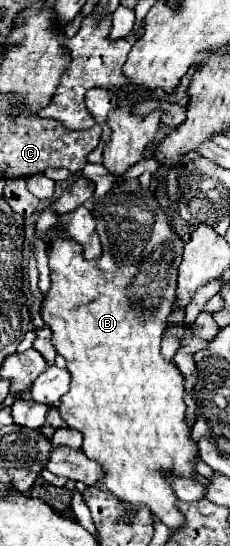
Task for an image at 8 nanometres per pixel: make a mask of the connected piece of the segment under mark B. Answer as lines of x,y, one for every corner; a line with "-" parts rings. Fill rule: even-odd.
119,178
113,188
103,196
103,198
95,198
93,206
91,206
91,214
95,214
97,220
97,232
101,238
101,246
103,246
103,254
97,260
85,260
83,258
83,248
77,242
71,242
71,238
55,238
55,242
49,242
47,246
47,256
49,256
49,268
51,268
51,288
45,294
43,302
41,302
41,318
45,320
45,324
51,328
53,332
53,346
57,350
57,354
61,354
67,360
67,370
71,374
71,388
69,392
61,398
61,418
67,422
69,428
77,430
83,434
83,452
87,458
99,462
105,468
105,478
101,480
101,486
107,488
111,494
115,494
117,498
121,498
123,502
129,504
145,504
149,506
151,514
161,520
163,524
167,524
171,530
179,530
185,522
179,510
175,510
175,492
169,486
169,482
163,478
161,470
171,470
177,476
185,476
185,478
195,478
195,458
197,458
197,446
191,440
191,428
185,424
185,402
183,402
183,390
185,390
185,378
179,372
179,368
175,366
175,362
169,362
161,356
161,334
167,328
167,316
171,312
173,300
175,300
175,290
177,290
177,268
181,262
181,252
183,252
183,240
175,234
175,230
171,228
171,222
167,218
167,214
161,208
153,208
147,204
149,200
149,190
143,190
137,178

